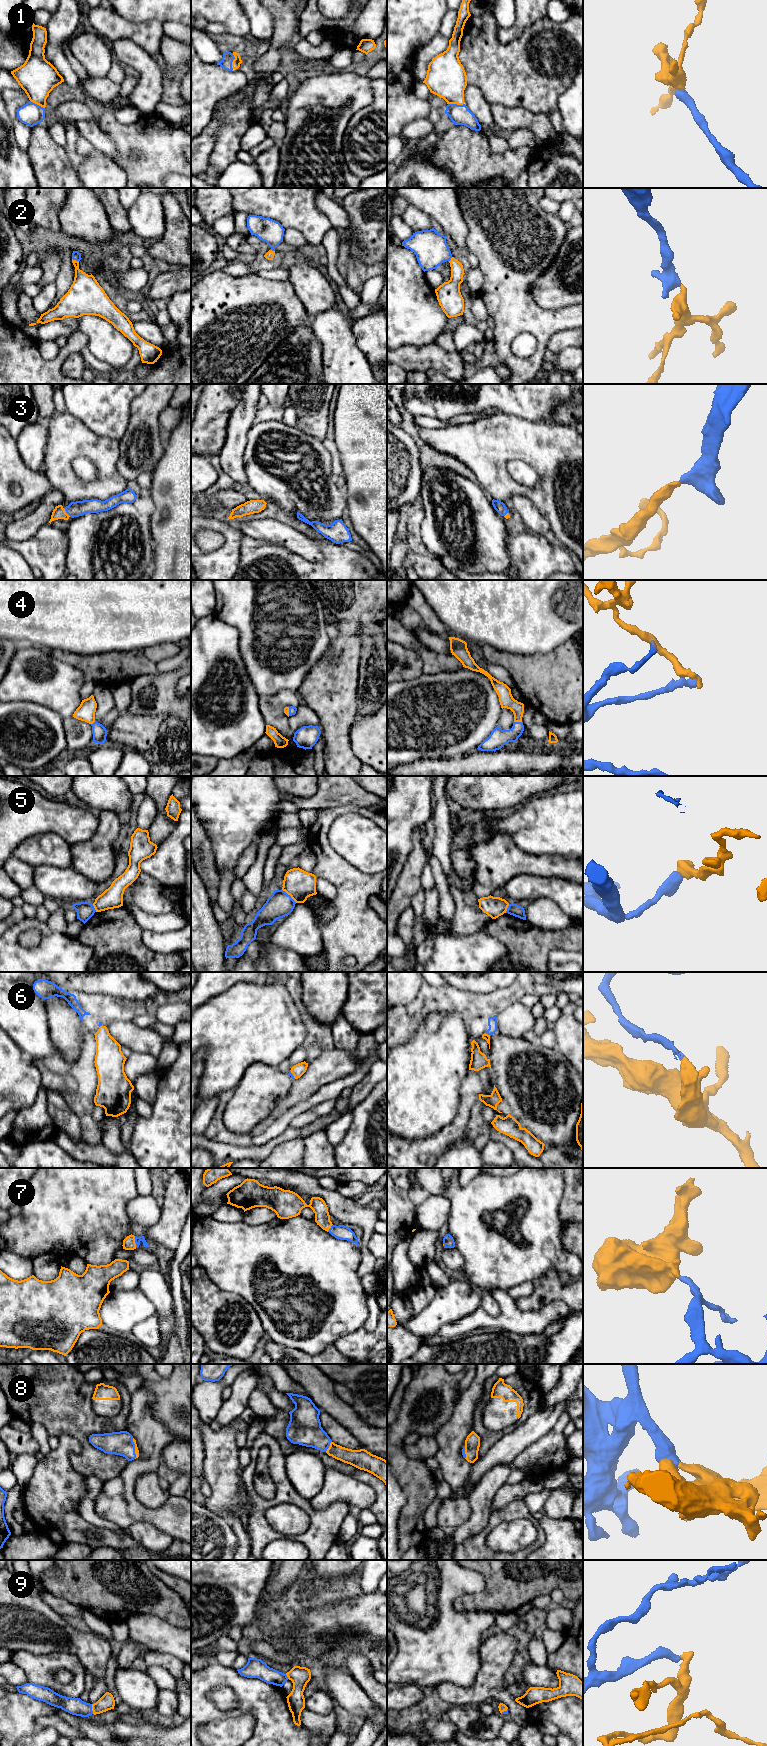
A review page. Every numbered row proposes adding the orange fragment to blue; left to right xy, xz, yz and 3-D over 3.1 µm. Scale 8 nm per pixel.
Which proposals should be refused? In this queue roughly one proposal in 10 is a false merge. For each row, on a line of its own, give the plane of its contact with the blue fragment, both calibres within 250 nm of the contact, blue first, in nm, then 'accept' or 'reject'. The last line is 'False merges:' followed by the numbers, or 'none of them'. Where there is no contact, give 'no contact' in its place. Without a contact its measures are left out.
1: contact in xz; calibres 90 and 70 nm; accept
2: contact in xy; calibres 70 and 220 nm; accept
3: contact in xy; calibres 130 and 100 nm; accept
4: contact in yz; calibres 150 and 120 nm; accept
5: contact in xz; calibres 200 and 240 nm; reject
6: contact in yz; calibres 80 and 50 nm; reject
7: contact in xy; calibres 50 and 100 nm; accept
8: contact in xz; calibres 260 and 140 nm; accept
9: contact in xy; calibres 140 and 120 nm; accept
False merges: 5, 6

